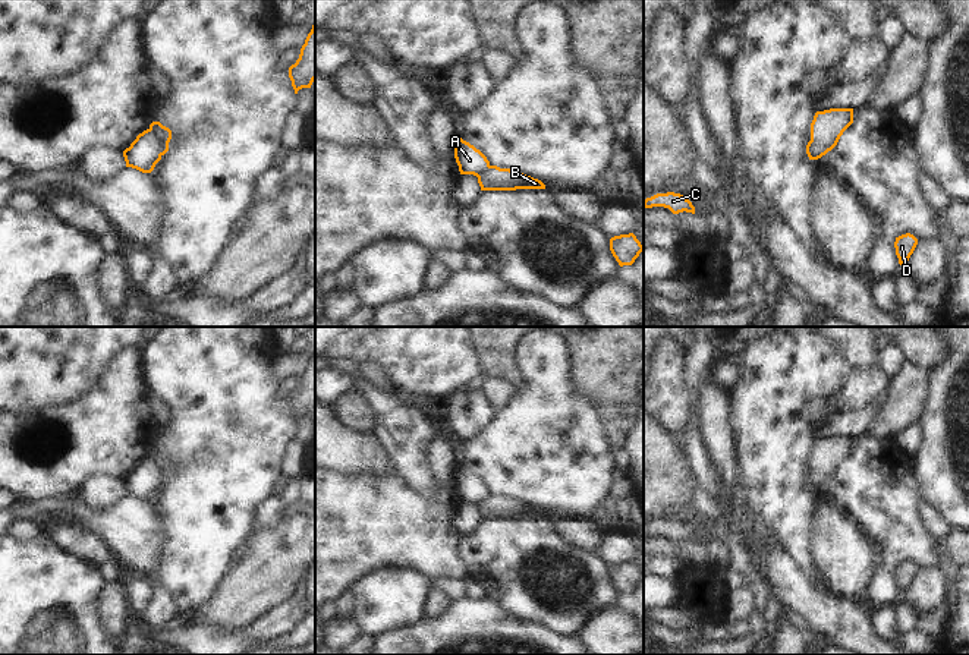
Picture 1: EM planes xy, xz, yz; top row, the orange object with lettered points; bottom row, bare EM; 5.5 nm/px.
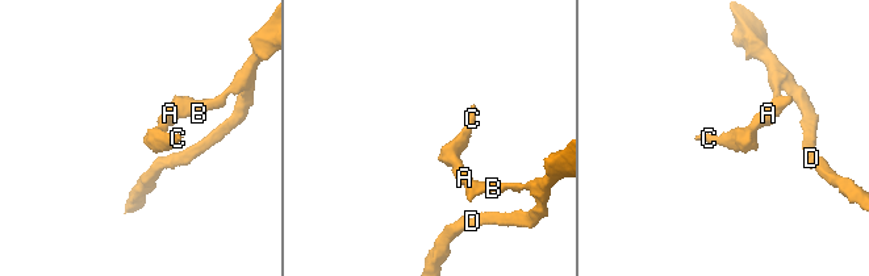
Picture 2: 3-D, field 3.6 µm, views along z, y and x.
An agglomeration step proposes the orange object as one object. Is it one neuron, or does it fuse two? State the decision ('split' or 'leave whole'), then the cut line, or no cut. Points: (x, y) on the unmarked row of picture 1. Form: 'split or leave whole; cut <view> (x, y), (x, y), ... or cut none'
split; cut xy (150, 456), (157, 466), (161, 482)

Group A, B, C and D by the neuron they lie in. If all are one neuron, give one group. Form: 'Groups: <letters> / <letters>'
Groups: A C / B D.

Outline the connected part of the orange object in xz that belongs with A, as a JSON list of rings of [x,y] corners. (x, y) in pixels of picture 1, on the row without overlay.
[[[460,465],[454,472],[454,486],[460,503],[478,504],[490,494],[487,485]]]

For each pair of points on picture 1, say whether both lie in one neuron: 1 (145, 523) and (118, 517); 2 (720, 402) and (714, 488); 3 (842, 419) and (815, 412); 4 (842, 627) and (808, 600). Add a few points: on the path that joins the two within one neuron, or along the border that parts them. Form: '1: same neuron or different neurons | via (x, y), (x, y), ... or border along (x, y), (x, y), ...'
1: same neuron | via (138, 523), (125, 523)
2: different neurons | border along (702, 437), (708, 457), (726, 488), (729, 501)
3: different neurons | border along (864, 406), (836, 411), (811, 425)
4: same neuron | via (833, 619), (817, 608)

